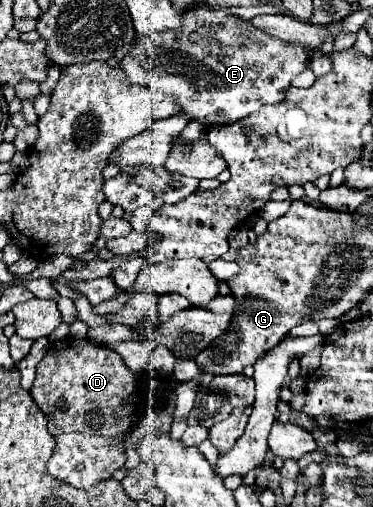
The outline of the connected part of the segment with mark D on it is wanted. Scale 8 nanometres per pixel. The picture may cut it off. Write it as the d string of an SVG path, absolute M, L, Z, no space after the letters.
M64 338L54 342L48 354L40 360L36 368L36 380L30 388L30 394L38 408L48 418L48 430L56 438L56 450L48 460L48 474L60 480L66 480L74 488L90 488L100 480L112 478L112 474L124 466L124 438L132 432L134 424L126 424L132 420L116 420L114 410L130 400L130 396L138 390L140 380L134 376L130 368L124 366L122 358L106 346L94 344L88 338Z

